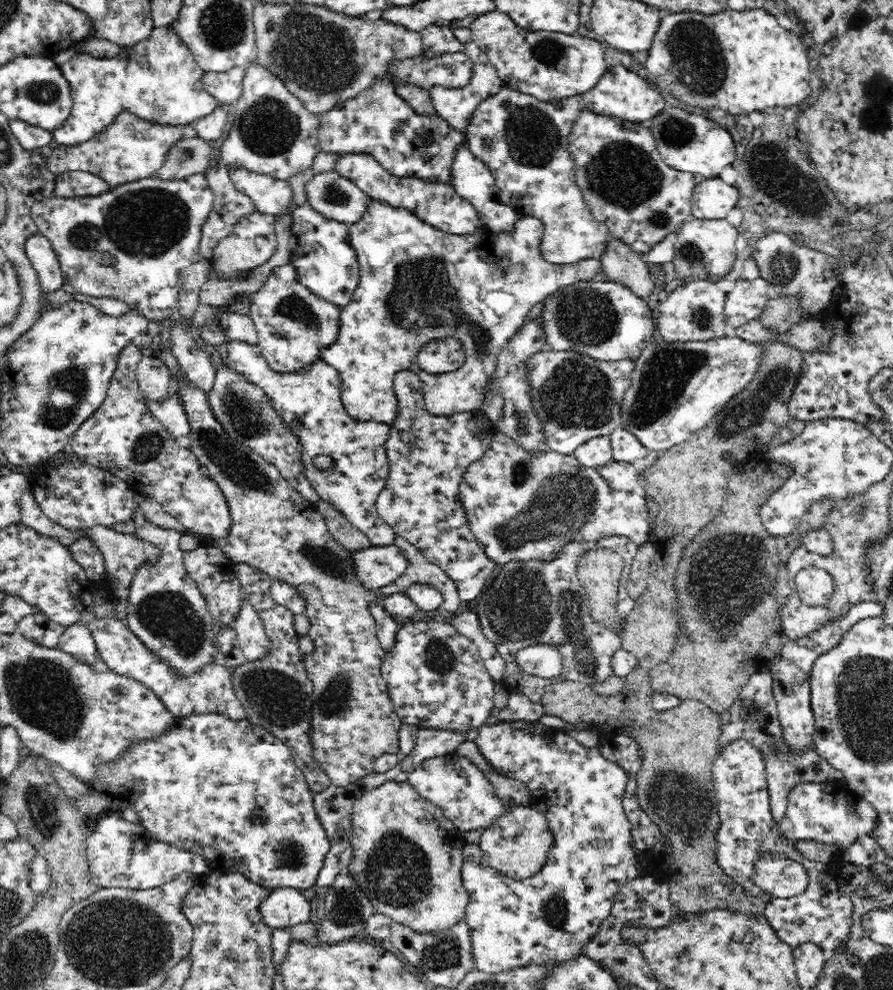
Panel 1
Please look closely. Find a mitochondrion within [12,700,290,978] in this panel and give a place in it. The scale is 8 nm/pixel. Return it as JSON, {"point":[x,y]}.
{"point":[42,808]}

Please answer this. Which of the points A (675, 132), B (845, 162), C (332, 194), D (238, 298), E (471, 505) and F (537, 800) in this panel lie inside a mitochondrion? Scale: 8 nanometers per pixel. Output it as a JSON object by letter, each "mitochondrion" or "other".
{"A":"mitochondrion","B":"other","C":"mitochondrion","D":"other","E":"other","F":"other"}

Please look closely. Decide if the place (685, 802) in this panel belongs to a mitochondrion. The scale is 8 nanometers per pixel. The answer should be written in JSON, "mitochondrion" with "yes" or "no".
{"mitochondrion":"yes"}

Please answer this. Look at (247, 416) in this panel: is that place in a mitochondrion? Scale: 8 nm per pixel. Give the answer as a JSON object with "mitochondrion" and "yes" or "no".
{"mitochondrion":"yes"}

